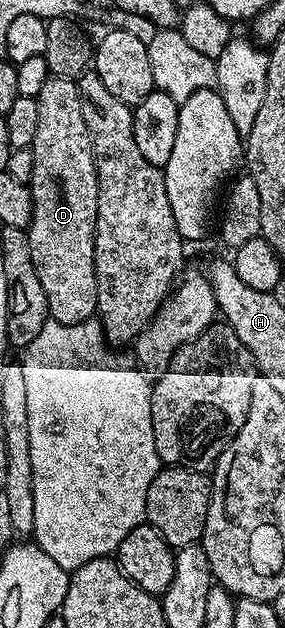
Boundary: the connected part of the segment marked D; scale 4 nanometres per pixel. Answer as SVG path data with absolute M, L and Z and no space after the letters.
M48 76L45 87L38 95L41 115L37 122L37 135L33 135L33 175L31 190L31 224L27 226L29 255L33 255L33 267L41 288L45 291L50 320L62 325L81 325L97 313L97 271L95 270L95 224L97 215L97 191L99 180L95 170L95 152L89 139L89 127L81 115L81 95L78 84L69 77Z

